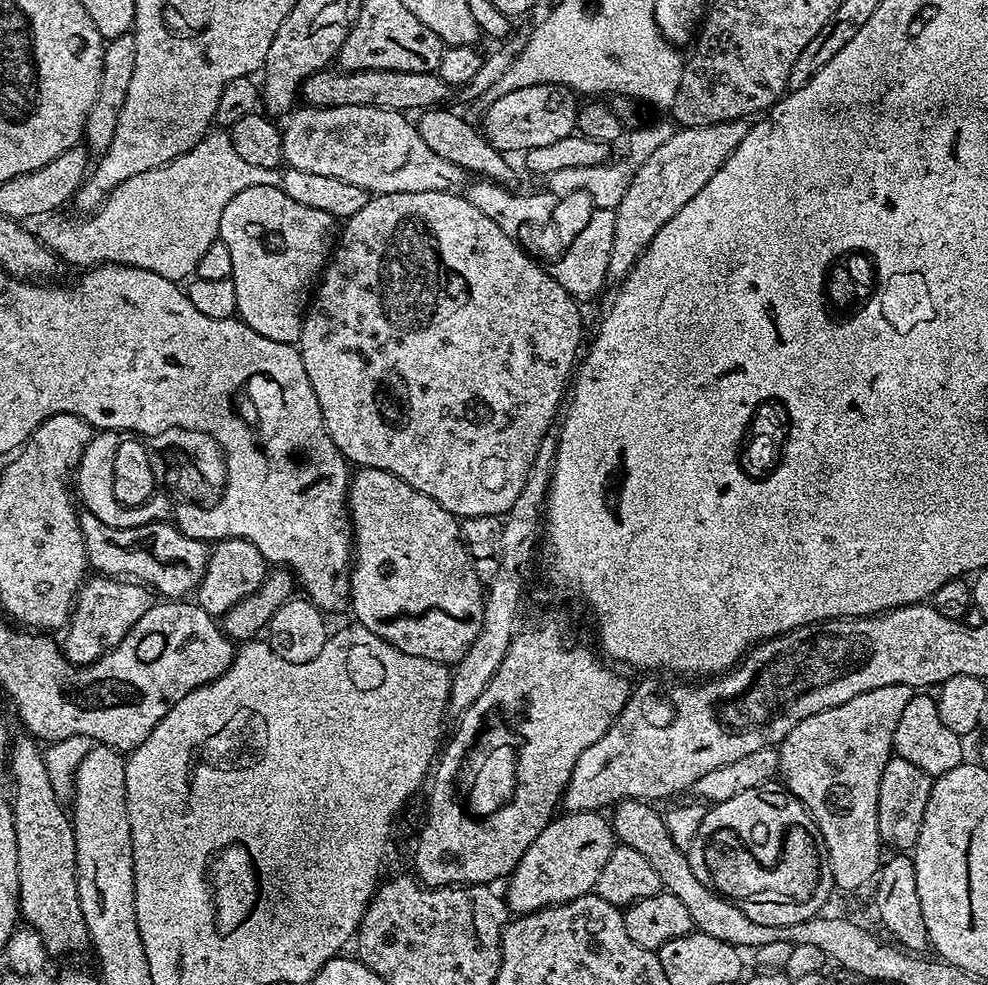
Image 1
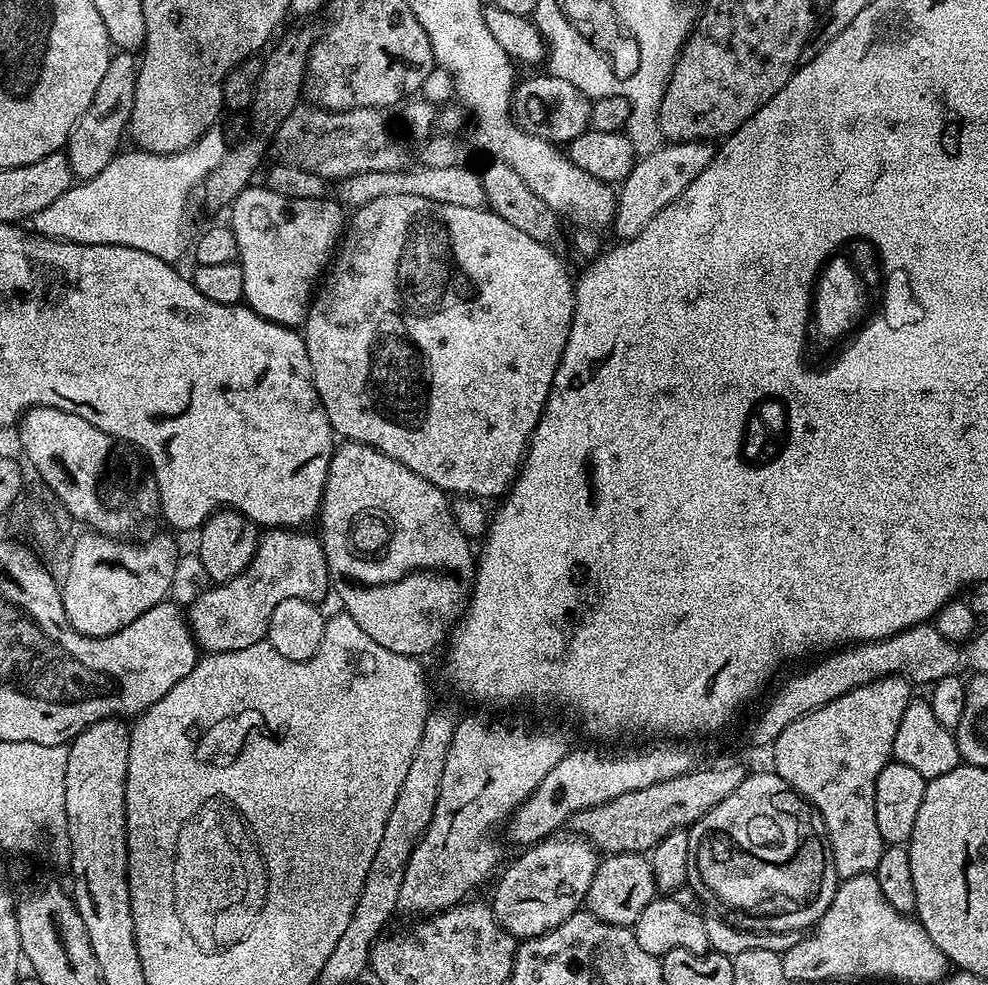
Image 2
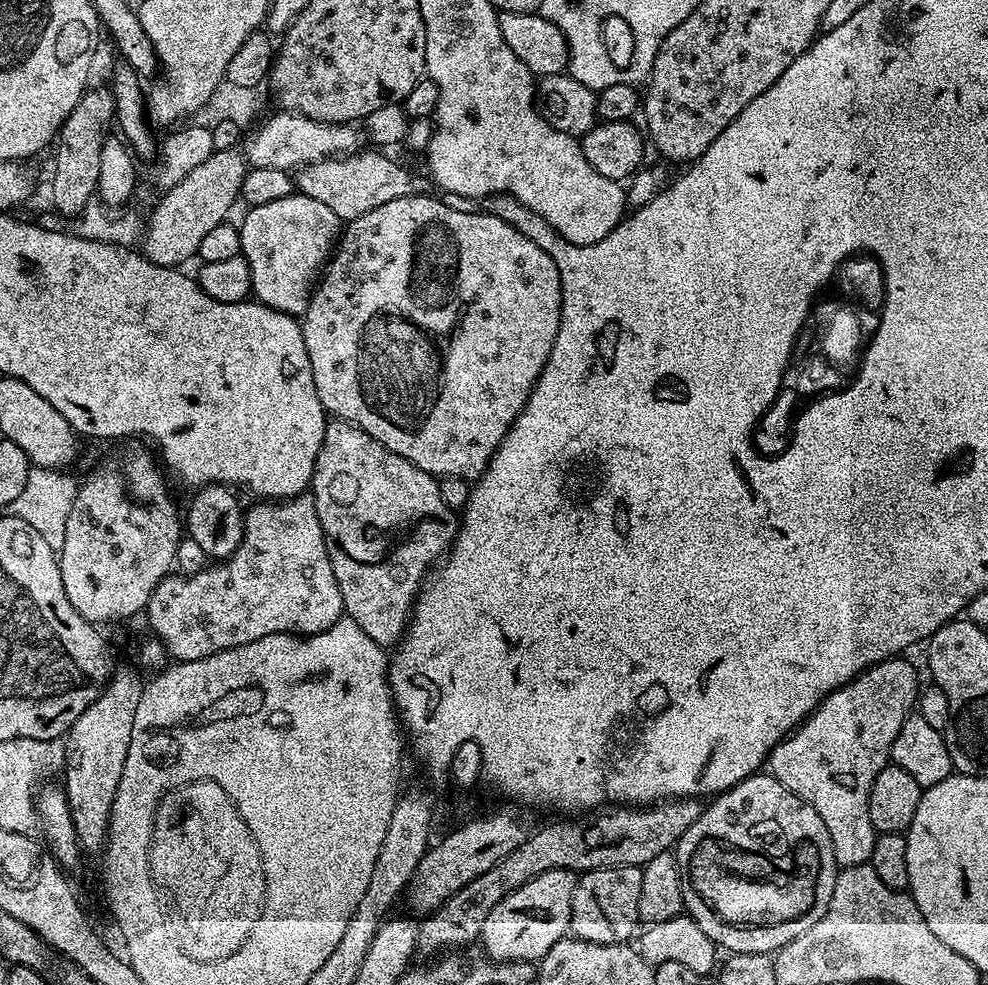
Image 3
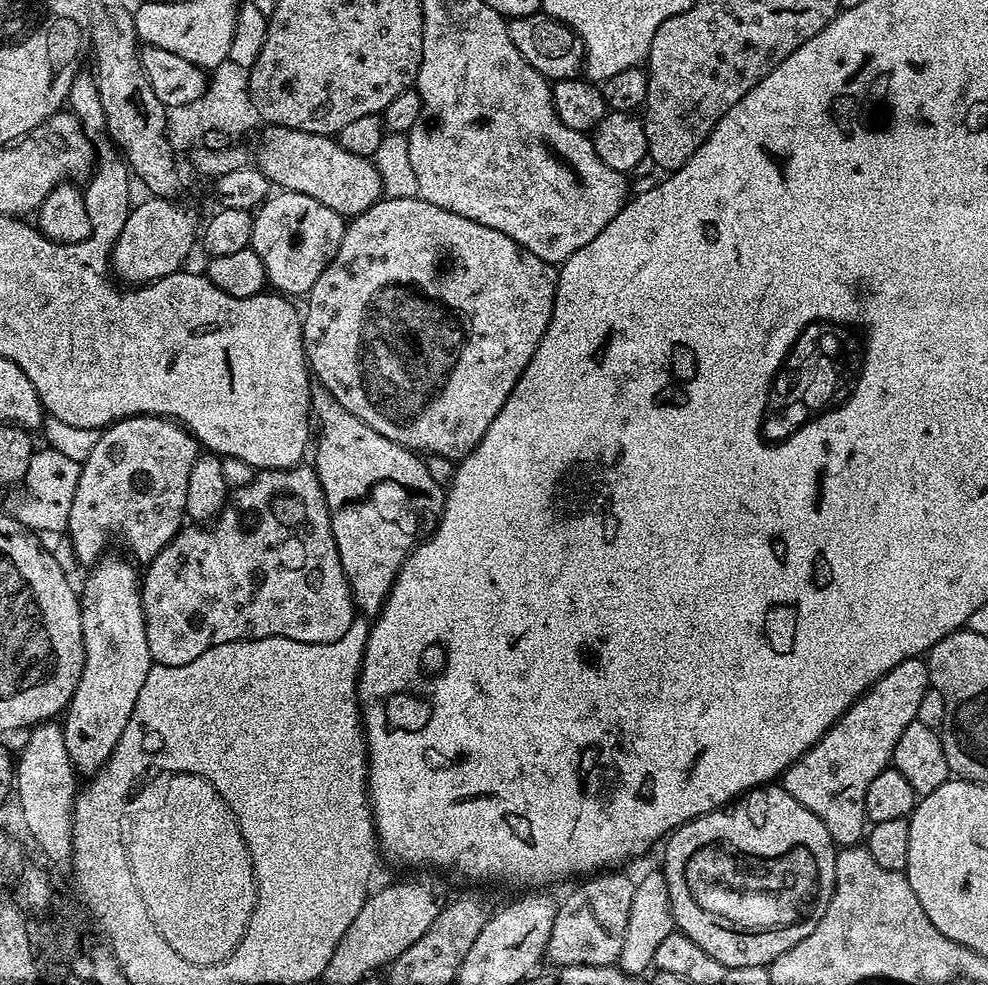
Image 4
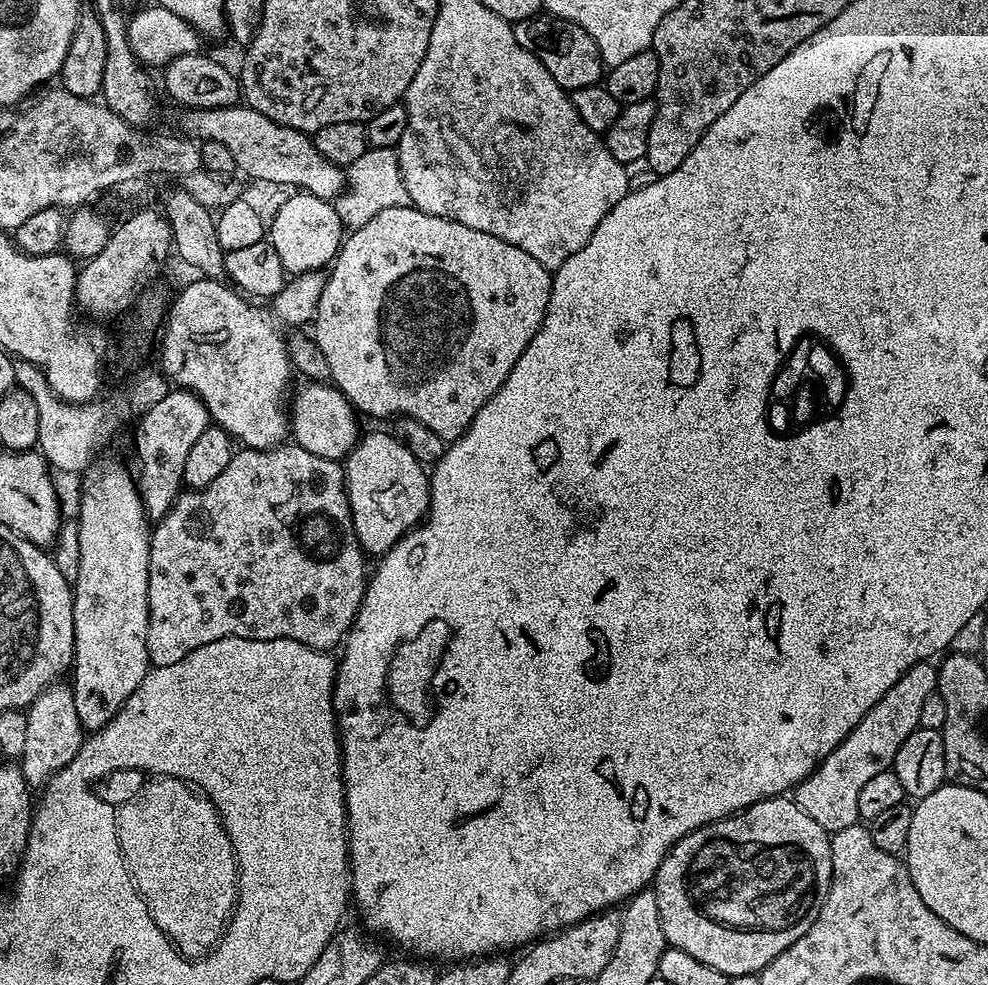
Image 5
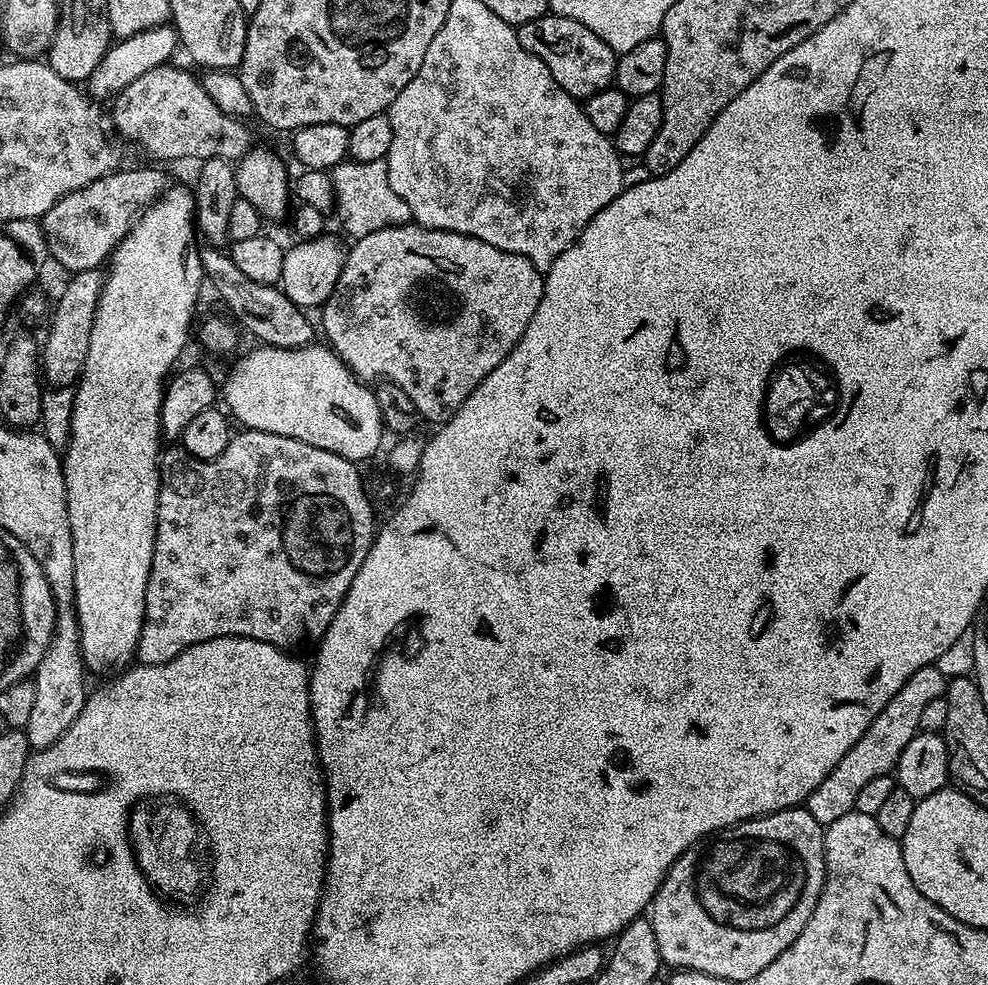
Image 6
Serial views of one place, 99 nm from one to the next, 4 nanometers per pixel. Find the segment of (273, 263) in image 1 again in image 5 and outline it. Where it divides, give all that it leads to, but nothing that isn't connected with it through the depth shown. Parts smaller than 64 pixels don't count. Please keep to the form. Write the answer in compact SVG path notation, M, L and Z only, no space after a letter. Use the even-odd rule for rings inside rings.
M297 191L270 216L266 238L278 250L285 273L299 274L325 269L336 259L346 235L344 224L338 218L333 201L311 196L308 192Z

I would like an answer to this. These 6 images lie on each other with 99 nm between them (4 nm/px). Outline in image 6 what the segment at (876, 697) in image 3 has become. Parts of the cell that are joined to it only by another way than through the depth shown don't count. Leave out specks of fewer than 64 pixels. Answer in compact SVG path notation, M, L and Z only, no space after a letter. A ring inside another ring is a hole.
M935 664L922 666L922 670L914 670L914 674L910 674L906 686L902 686L902 690L898 690L898 694L886 702L878 718L870 722L870 730L866 730L866 734L862 734L862 738L858 738L858 742L854 742L854 746L842 754L842 762L838 762L838 766L834 766L834 770L822 778L822 786L808 795L806 807L819 824L827 826L830 822L838 822L842 814L855 809L862 786L867 786L873 778L889 775L895 769L910 738L921 731L922 710L929 702L934 702L934 698L943 696L945 691L946 679Z

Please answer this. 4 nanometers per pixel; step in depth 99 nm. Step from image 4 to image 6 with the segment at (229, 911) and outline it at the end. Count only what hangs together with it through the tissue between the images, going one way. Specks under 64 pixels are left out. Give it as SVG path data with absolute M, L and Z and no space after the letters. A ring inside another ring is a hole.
M148 802L133 808L128 818L128 834L137 864L161 897L195 897L201 891L200 864L195 856L198 825L183 803Z

